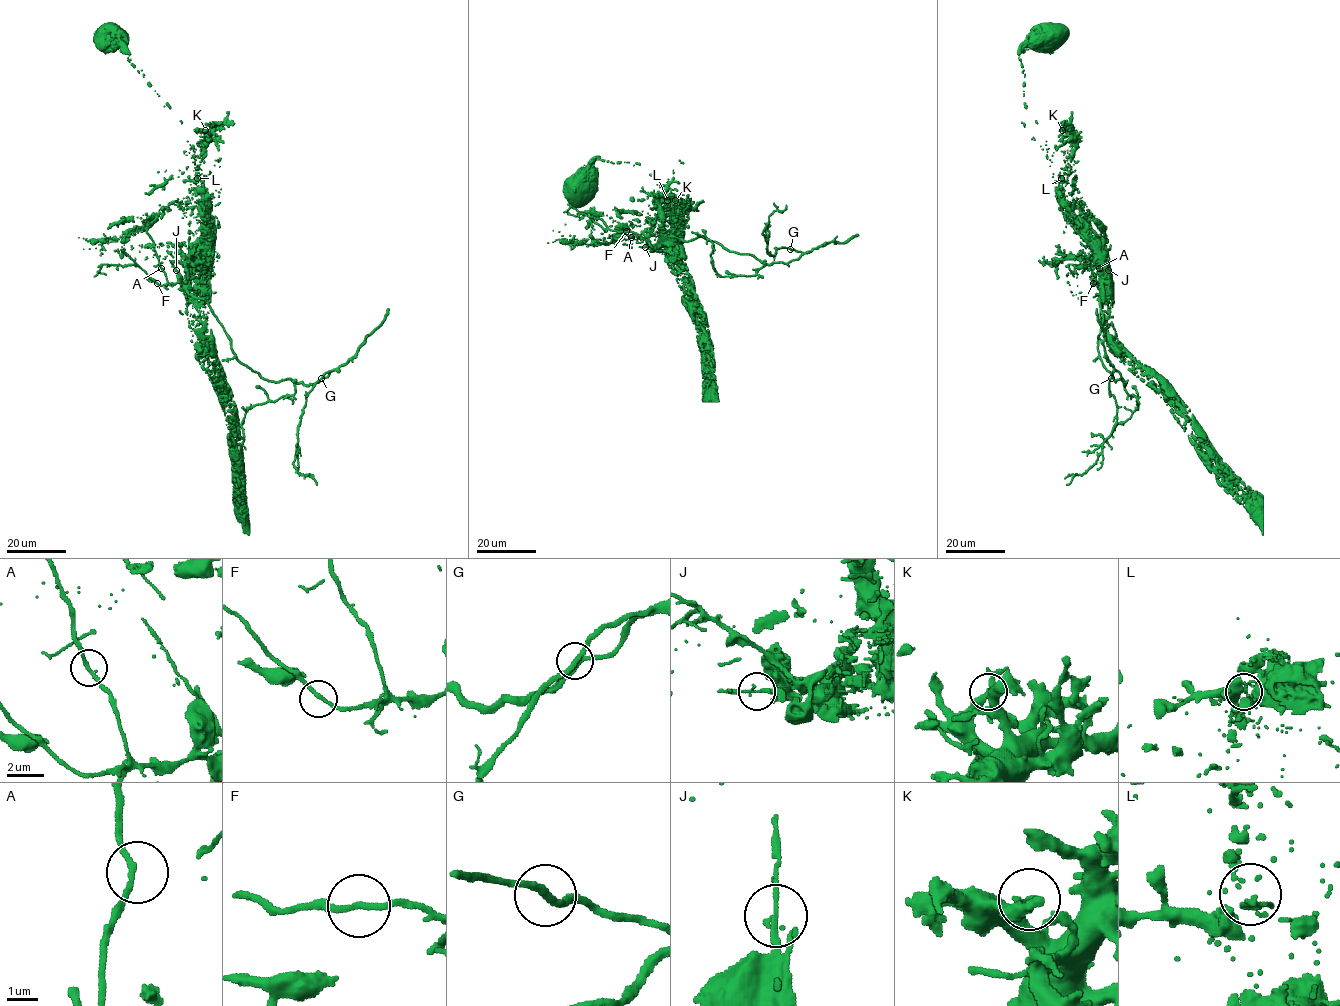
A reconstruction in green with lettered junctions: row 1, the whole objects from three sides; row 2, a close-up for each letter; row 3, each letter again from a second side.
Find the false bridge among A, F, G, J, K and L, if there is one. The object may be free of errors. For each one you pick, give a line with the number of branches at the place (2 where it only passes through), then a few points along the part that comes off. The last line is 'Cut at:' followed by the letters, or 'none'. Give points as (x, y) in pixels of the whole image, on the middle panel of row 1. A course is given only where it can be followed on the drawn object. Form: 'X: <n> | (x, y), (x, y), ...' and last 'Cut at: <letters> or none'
J: 2 | (645, 247), (702, 237), (787, 263), (802, 252), (770, 255), (762, 231), (786, 205)
Cut at: J

